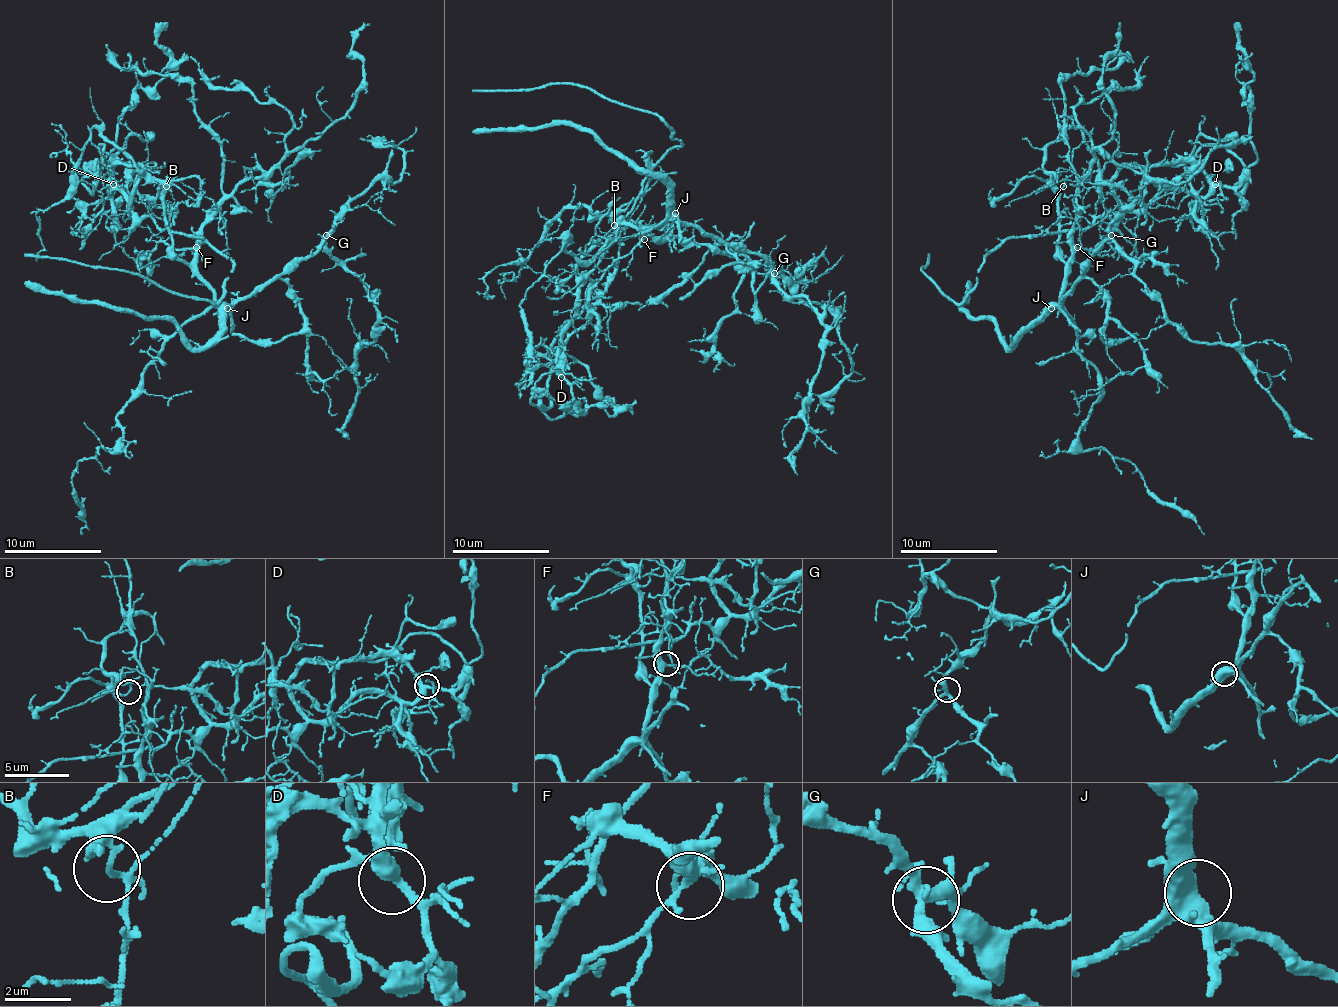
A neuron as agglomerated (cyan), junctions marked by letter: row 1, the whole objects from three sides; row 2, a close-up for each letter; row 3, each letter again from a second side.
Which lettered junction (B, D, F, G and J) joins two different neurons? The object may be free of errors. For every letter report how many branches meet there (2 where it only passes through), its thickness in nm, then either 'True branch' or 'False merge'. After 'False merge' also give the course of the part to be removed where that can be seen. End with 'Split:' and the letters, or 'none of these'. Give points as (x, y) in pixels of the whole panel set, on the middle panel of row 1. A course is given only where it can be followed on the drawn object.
B: Branches: 4. Thickness 120 nm. False merge. Course of the part to remove: (615, 225), (617, 273), (583, 307), (590, 280), (578, 278), (680, 145), (663, 121), (576, 84), (472, 91)
D: Branches: 4. Thickness 380 nm. True branch
F: Branches: 5. Thickness 340 nm. True branch
G: Branches: 5. Thickness 280 nm. True branch
J: Branches: 4. Thickness 480 nm. True branch
Split: B

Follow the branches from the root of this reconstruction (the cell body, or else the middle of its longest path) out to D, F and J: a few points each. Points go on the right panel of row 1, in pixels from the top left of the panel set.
D: (1065, 269), (1058, 252), (1063, 233), (1084, 230), (1104, 216), (1143, 211), (1164, 189), (1205, 196), (1215, 184)
F: (1065, 269), (1067, 259), (1077, 247)
J: (1065, 269), (1065, 291), (1051, 308)

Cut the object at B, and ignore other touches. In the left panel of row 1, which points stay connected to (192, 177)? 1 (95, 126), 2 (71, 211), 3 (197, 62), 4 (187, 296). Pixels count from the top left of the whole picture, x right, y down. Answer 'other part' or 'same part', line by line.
1: same part
2: other part
3: same part
4: other part

